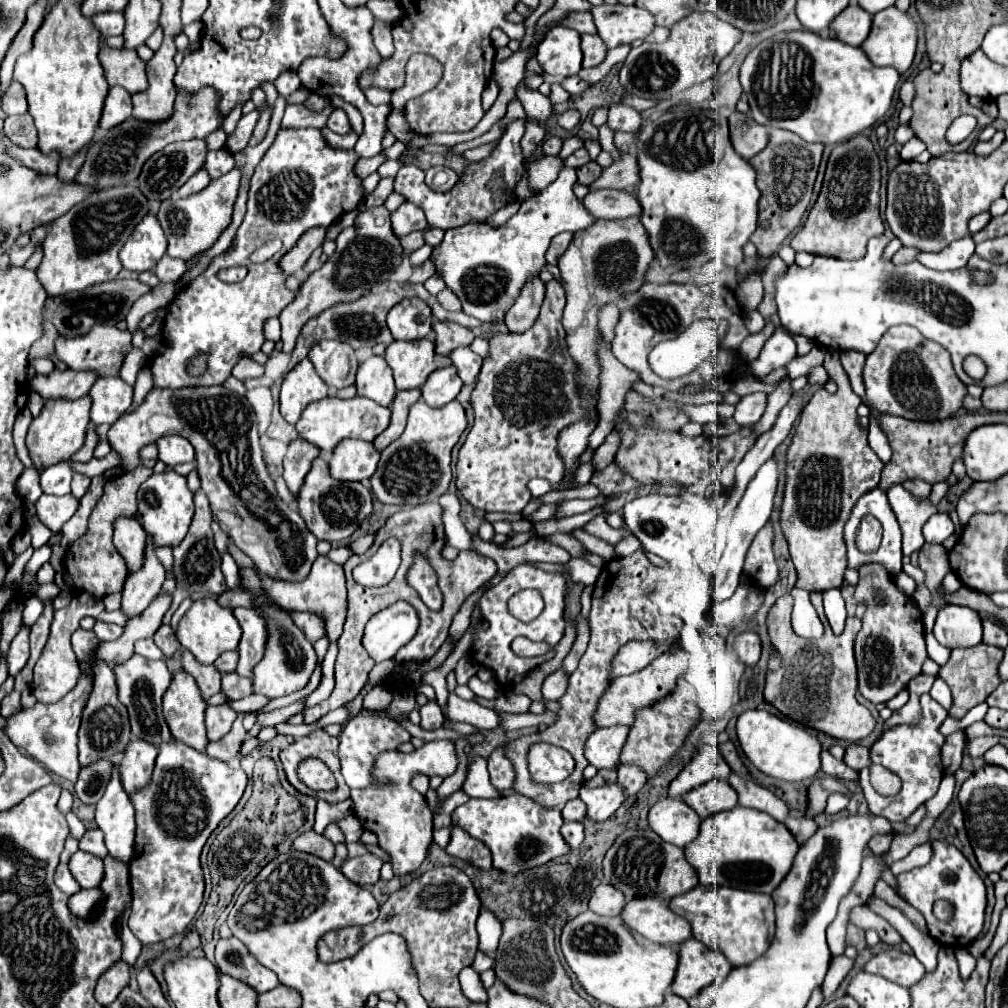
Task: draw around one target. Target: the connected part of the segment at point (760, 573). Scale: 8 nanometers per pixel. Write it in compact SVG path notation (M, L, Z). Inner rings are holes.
M765 524L759 534L755 536L747 558L745 558L745 572L749 574L749 580L755 586L771 588L779 576L777 562L773 556L773 528L771 524Z

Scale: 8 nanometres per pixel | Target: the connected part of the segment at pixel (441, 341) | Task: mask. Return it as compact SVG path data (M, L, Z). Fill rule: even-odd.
M435 320L433 324L433 330L435 330L435 348L437 348L437 354L443 354L447 356L451 350L459 348L459 346L469 346L473 342L473 332L457 322L439 322Z

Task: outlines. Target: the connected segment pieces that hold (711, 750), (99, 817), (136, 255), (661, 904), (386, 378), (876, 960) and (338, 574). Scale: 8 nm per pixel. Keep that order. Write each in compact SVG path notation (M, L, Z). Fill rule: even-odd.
M701 744L697 748L693 760L669 784L669 796L681 798L685 792L689 792L713 778L727 780L729 774L731 774L731 768L723 760L719 748L711 746L711 744Z
M115 768L115 776L111 776L111 784L107 786L103 798L97 802L95 822L99 830L105 834L105 846L109 854L115 860L127 864L133 856L135 810L117 774L119 772Z
M147 214L133 230L123 250L119 252L119 260L123 268L145 272L155 268L155 264L163 258L167 250L165 232L157 220L157 216Z
M633 898L621 912L623 924L647 938L649 942L663 946L679 946L691 938L691 926L667 908L665 900L659 898Z
M371 356L359 364L357 370L357 394L389 406L397 394L391 368L385 364L383 356Z
M887 948L877 952L865 966L865 972L869 974L879 974L903 988L911 988L915 982L919 982L925 974L923 964L907 952L895 950L895 948Z
M229 542L227 552L235 558L239 568L251 568L257 572L257 576L261 578L261 588L267 590L267 594L277 602L283 604L283 608L287 610L305 610L305 612L315 612L321 614L327 622L327 638L329 640L337 640L339 632L343 632L343 624L345 624L345 616L347 616L347 592L345 592L345 576L343 576L343 566L331 562L327 556L317 556L317 560L311 566L311 572L305 580L301 582L289 582L289 580L277 580L271 578L267 574L261 574L255 566L255 562L243 554L237 546L233 546L233 542Z

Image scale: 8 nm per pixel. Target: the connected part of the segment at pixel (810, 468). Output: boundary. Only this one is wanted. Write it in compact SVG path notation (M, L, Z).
M826 349L823 366L839 386L835 394L817 390L801 410L795 436L787 448L785 488L779 524L789 544L791 560L797 570L797 588L825 592L839 588L847 568L843 524L863 492L879 484L883 462L867 444L867 432L857 426L857 406L861 398L853 392L849 376L843 372L840 352Z

